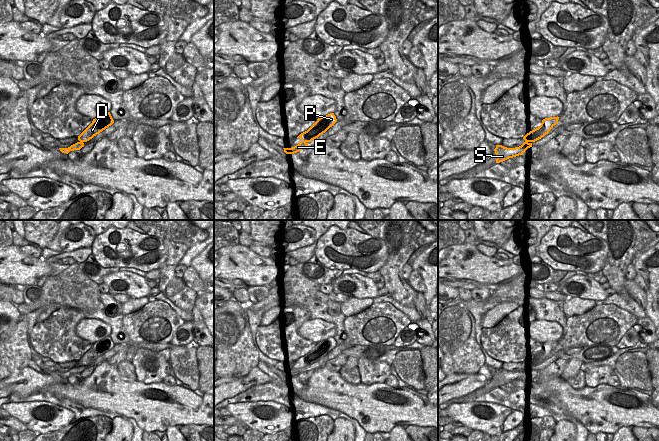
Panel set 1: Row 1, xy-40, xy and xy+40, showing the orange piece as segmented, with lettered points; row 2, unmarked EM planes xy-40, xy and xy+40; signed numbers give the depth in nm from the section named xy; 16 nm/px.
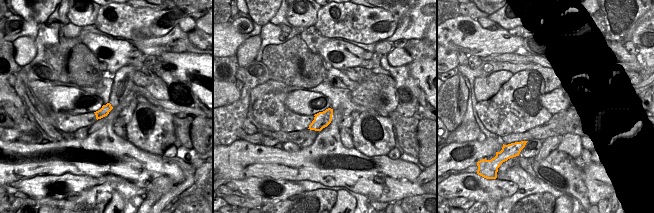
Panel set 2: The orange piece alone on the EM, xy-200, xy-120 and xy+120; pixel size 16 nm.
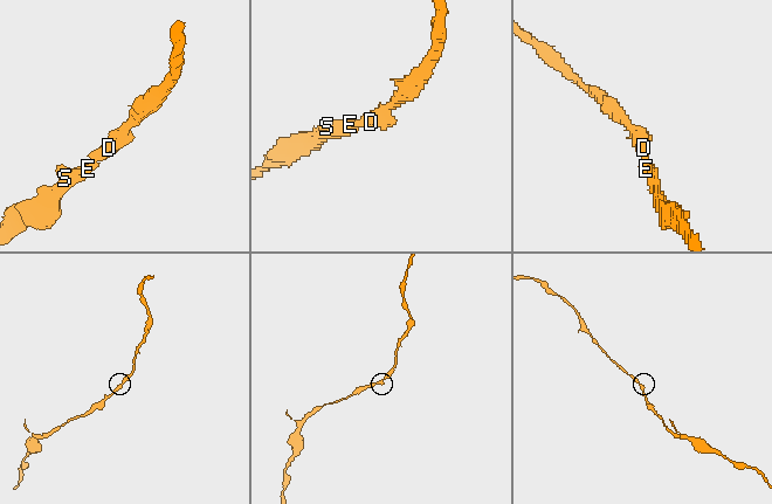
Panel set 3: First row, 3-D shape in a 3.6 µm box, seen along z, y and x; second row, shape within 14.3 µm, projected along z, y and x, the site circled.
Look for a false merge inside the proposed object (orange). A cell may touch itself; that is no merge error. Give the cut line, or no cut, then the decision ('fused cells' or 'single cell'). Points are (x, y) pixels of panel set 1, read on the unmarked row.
no cut | single cell

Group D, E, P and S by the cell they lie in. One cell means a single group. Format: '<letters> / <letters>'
D E P S

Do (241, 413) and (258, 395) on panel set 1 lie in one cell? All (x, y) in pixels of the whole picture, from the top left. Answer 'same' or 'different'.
different

